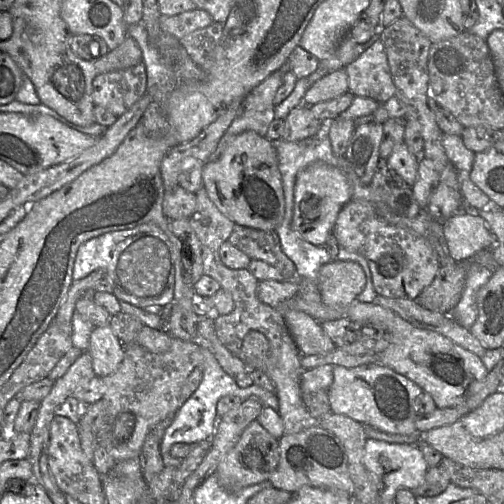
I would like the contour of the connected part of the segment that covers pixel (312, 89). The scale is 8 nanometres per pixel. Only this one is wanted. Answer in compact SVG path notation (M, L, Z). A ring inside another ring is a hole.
M344 68L328 73L316 80L306 91L304 103L313 106L349 92L348 76Z

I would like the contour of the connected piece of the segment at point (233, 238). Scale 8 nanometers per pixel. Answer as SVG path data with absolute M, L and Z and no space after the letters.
M235 224L228 241L250 259L275 267L284 280L297 280L295 264L283 253L276 230L260 230Z

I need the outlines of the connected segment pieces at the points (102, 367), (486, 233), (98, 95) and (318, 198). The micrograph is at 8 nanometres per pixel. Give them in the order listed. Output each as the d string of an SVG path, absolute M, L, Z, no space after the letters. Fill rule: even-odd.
M109 324L92 329L87 351L92 357L95 374L100 378L113 374L120 367L124 359L124 346L114 334Z
M457 212L446 219L443 232L454 261L468 261L483 249L493 248L497 238L481 215Z
M145 65L99 74L92 86L93 107L101 106L118 118L147 93Z
M316 162L297 175L294 188L294 205L291 228L302 240L324 246L332 235L337 216L352 198L352 186L342 171L334 166Z

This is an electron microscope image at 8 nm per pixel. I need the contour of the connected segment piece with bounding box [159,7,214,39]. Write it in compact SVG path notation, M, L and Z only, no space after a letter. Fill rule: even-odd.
M202 8L182 12L174 16L160 16L161 32L170 34L177 39L183 38L191 32L205 28L214 22L212 16Z

